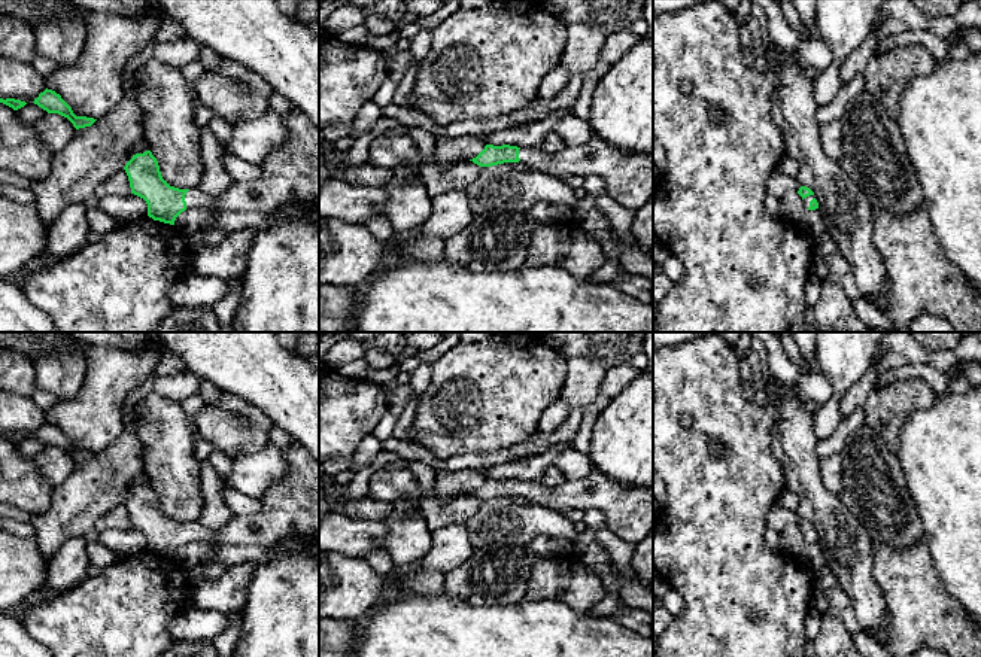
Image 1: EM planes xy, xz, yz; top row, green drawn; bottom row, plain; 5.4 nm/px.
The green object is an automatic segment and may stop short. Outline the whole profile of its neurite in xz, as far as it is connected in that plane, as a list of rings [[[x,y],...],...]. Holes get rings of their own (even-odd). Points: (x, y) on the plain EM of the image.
[[[595,469],[583,478],[565,480],[555,487],[546,487],[538,480],[486,478],[470,495],[480,501],[520,495],[553,510],[598,510],[605,517],[607,529],[632,545],[653,529],[653,487],[614,481]]]

